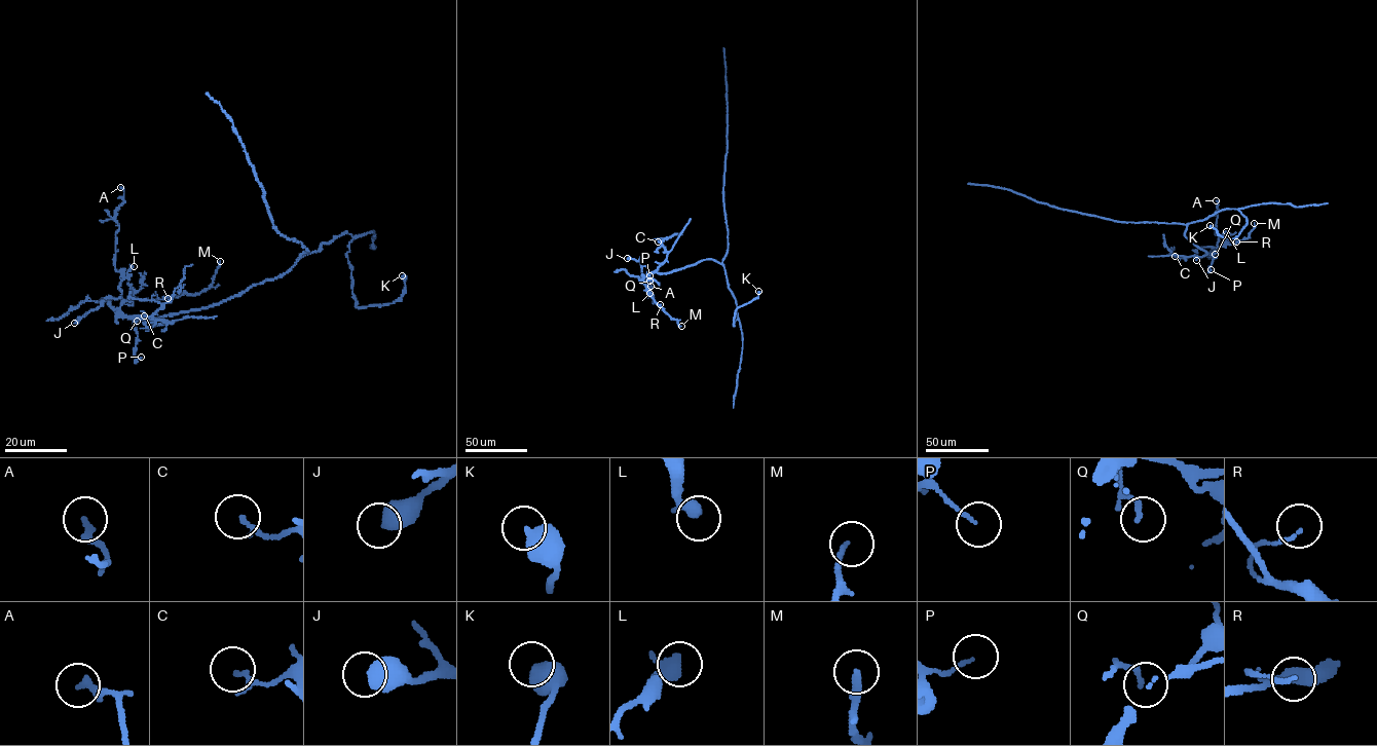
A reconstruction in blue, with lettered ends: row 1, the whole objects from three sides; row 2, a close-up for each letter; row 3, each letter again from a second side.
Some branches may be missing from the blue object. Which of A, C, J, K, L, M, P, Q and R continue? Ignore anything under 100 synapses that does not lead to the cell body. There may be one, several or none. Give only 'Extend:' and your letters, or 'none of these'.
Extend: none of these

